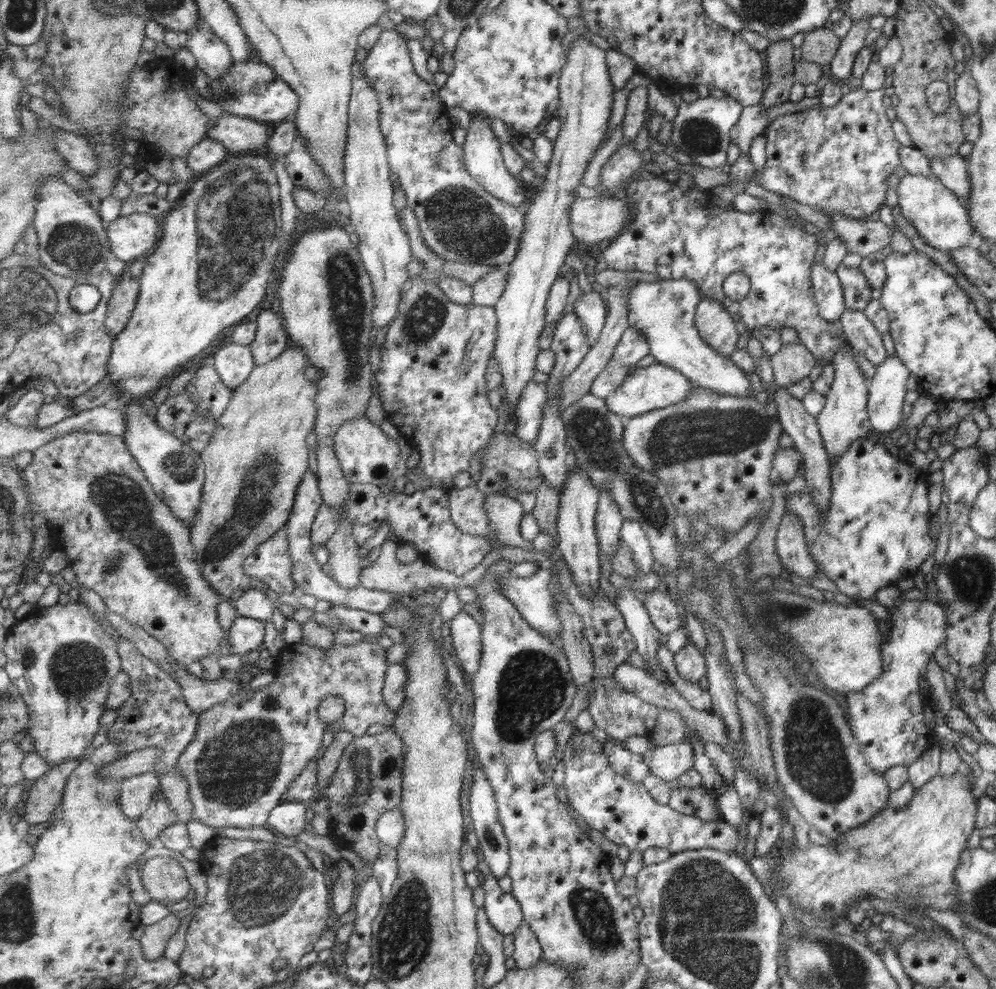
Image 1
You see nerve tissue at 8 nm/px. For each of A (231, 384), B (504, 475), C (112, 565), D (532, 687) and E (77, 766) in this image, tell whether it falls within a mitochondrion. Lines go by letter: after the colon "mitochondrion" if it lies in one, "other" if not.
A: other
B: mitochondrion
C: mitochondrion
D: mitochondrion
E: other

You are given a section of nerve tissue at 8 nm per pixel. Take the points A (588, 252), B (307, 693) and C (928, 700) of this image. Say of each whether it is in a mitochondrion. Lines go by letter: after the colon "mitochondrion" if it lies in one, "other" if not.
A: other
B: other
C: other

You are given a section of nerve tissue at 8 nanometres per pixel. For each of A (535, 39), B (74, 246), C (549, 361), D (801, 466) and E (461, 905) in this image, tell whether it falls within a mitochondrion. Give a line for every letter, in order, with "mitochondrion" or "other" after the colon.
A: other
B: mitochondrion
C: other
D: other
E: other

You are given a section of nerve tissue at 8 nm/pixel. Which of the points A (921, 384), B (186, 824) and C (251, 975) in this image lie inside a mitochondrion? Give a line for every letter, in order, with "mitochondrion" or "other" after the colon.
A: other
B: other
C: other

